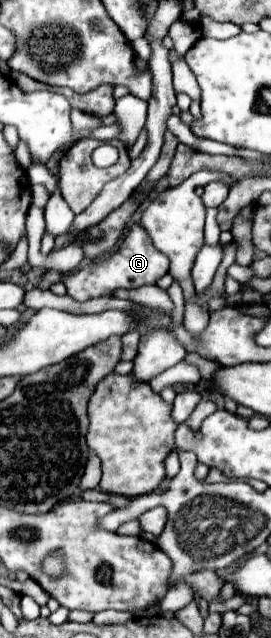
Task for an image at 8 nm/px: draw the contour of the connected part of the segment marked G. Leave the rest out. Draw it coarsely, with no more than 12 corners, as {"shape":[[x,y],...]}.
{"shape":[[136,222],[120,248],[64,276],[74,300],[156,284],[168,258]]}

